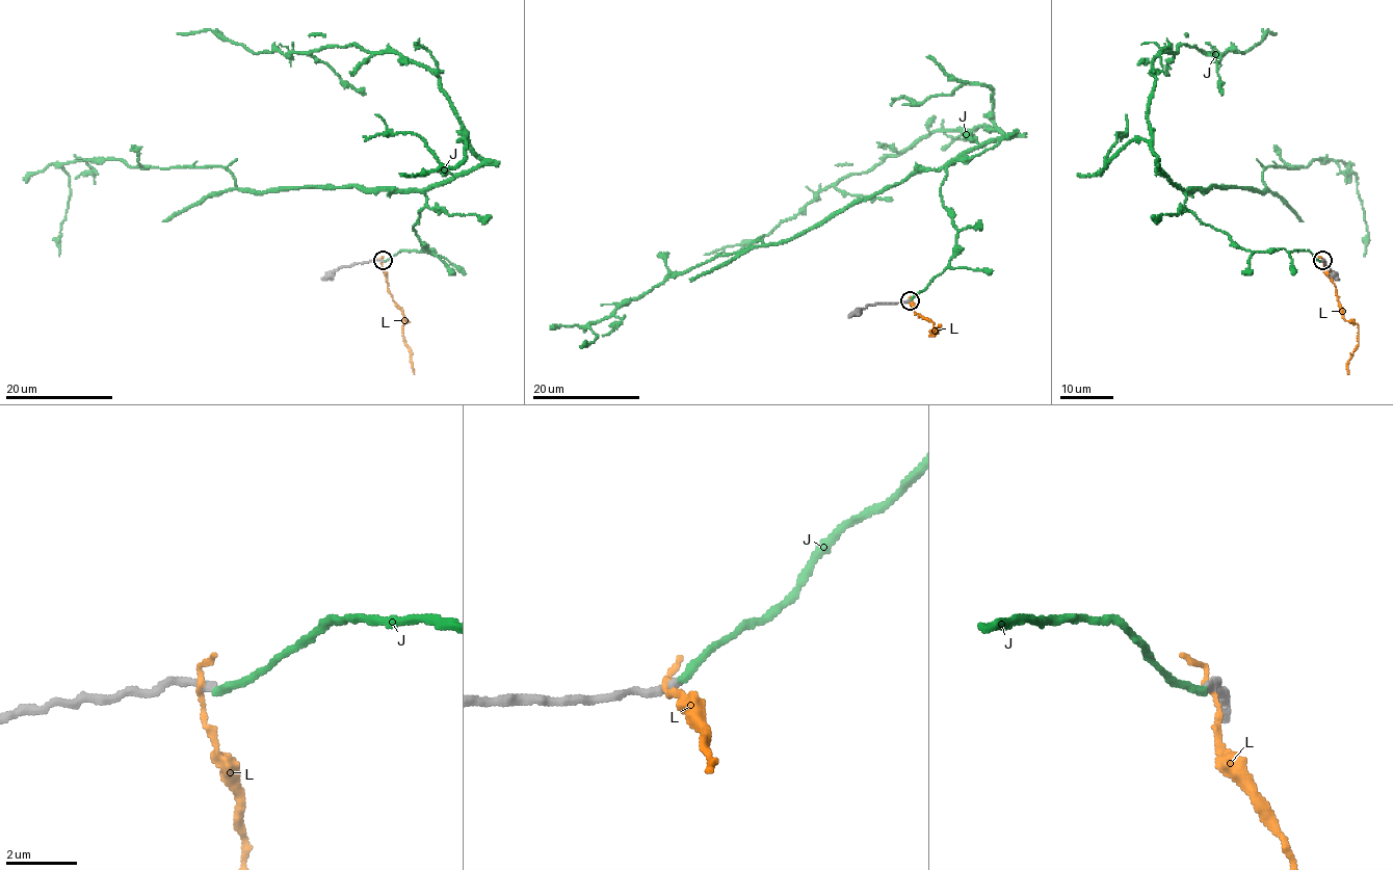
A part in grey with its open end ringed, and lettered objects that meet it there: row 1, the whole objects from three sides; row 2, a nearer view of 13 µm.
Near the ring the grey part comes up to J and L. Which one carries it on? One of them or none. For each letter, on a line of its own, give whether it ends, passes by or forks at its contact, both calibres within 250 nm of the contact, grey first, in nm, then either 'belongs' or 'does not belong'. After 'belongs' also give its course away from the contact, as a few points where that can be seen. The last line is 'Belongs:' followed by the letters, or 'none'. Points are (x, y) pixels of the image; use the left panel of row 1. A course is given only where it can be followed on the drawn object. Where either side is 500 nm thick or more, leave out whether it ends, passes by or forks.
J: it ends; calibres 240 and 220 nm; belongs; course (383, 260), (429, 251), (414, 231), (423, 193), (252, 191), (219, 166), (120, 160), (62, 165), (59, 256)
L: it passes by; calibres 280 and 100 nm; does not belong
Belongs: J

